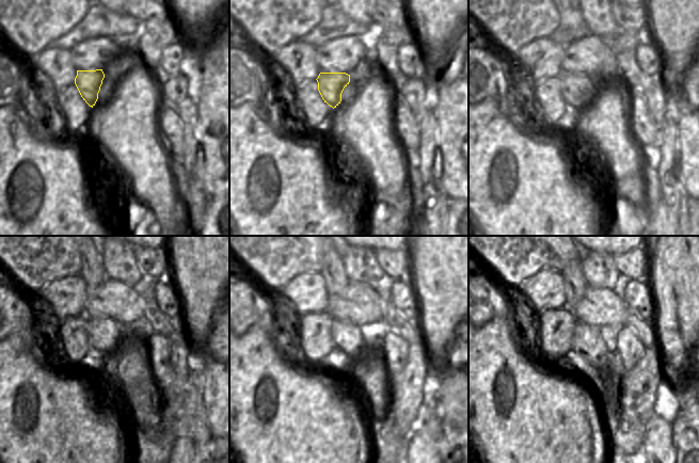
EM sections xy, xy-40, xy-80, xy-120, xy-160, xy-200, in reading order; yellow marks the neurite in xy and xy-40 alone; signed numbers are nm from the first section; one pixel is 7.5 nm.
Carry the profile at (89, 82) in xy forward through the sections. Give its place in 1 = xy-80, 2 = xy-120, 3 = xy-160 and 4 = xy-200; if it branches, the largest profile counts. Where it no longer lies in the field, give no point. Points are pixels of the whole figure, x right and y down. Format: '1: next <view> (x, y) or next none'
1: next xy-80 (577, 91)
2: next xy-120 (102, 333)
3: next xy-160 (350, 338)
4: next xy-200 (596, 344)

